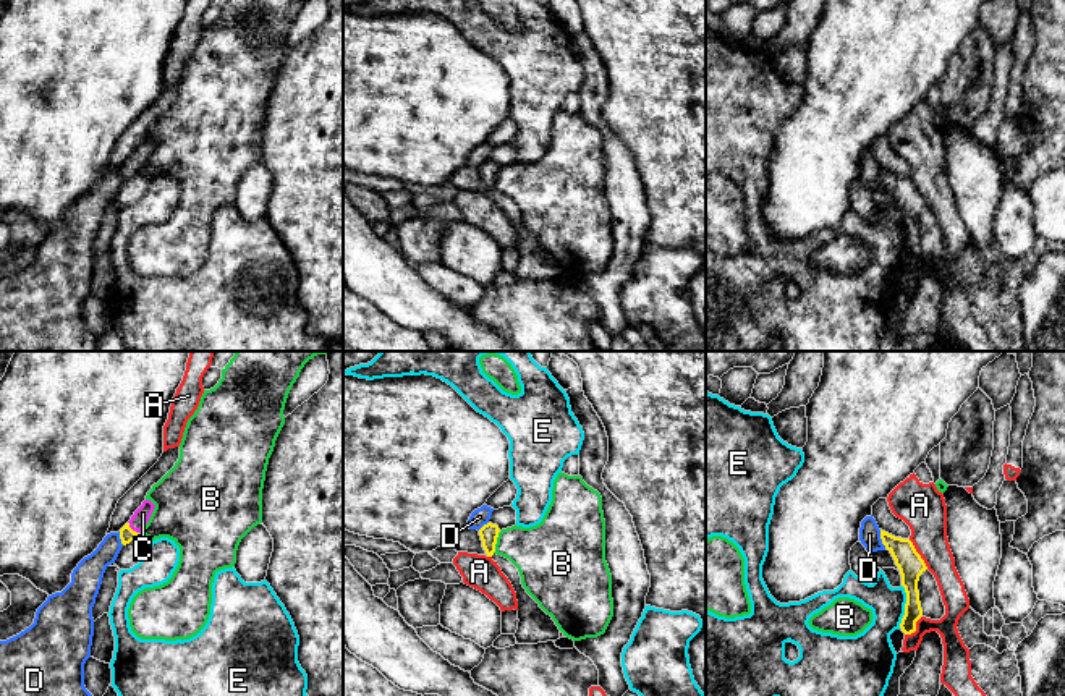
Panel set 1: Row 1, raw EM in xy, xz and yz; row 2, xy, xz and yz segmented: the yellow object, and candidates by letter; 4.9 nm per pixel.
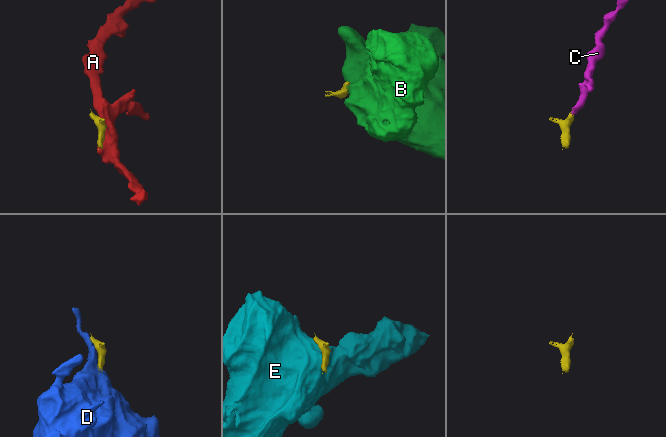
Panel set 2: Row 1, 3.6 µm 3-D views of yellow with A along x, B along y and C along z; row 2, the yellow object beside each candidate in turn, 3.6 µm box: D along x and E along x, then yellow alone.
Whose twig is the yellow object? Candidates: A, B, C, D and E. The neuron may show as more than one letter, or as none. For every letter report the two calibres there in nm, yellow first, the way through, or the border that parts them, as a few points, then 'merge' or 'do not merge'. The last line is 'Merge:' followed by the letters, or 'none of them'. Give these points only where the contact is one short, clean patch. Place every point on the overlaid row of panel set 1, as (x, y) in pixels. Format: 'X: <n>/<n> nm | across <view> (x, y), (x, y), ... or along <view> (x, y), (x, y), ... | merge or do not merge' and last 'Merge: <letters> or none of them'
A: 130/220 nm | do not merge
B: 90/300 nm | along xz (500, 531), (492, 552) | do not merge
C: 80/80 nm | across xy (127, 534), (130, 528), (143, 513) | merge
D: 130/110 nm | along yz (879, 530), (879, 538), (886, 547) | do not merge
E: 130/170 nm | along yz (902, 585), (905, 609), (899, 627) | do not merge
Merge: C

